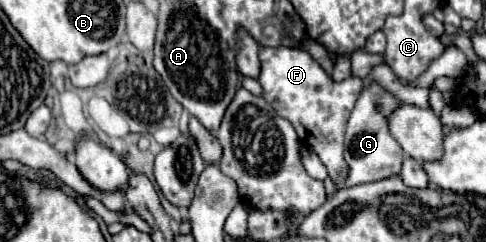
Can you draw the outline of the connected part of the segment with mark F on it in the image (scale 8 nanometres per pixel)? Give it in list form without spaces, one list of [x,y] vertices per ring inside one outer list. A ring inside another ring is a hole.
[[[260,48],[260,62],[262,62],[262,72],[258,82],[264,88],[264,100],[276,110],[278,116],[292,122],[300,142],[316,150],[320,160],[326,164],[328,174],[332,176],[336,188],[342,188],[344,174],[348,172],[348,166],[342,158],[344,130],[348,114],[352,112],[362,92],[362,80],[346,78],[342,82],[334,82],[324,72],[324,68],[304,50]]]

